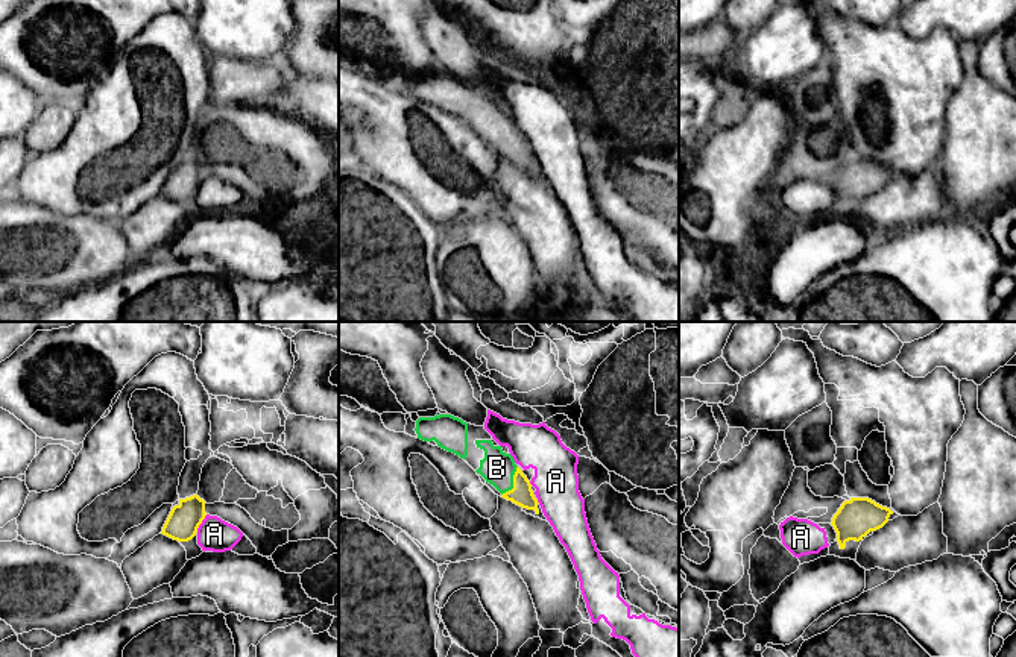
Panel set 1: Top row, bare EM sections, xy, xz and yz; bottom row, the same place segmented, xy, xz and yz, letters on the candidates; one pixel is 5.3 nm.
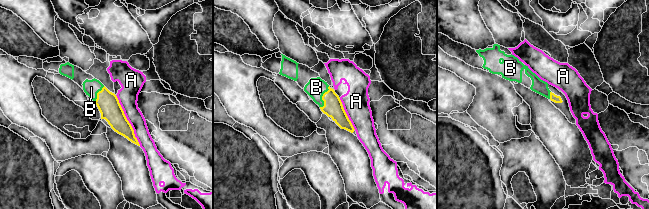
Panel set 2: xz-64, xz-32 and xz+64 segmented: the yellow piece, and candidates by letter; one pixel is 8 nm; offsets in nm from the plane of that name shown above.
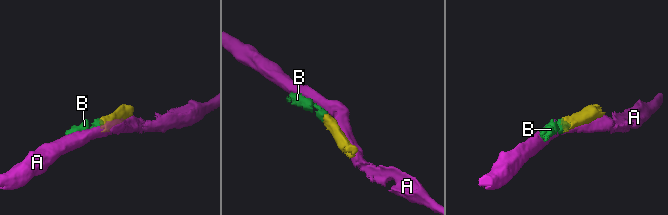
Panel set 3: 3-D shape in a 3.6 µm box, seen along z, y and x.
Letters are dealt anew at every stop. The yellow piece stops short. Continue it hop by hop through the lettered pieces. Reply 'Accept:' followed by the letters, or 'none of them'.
Accept: B

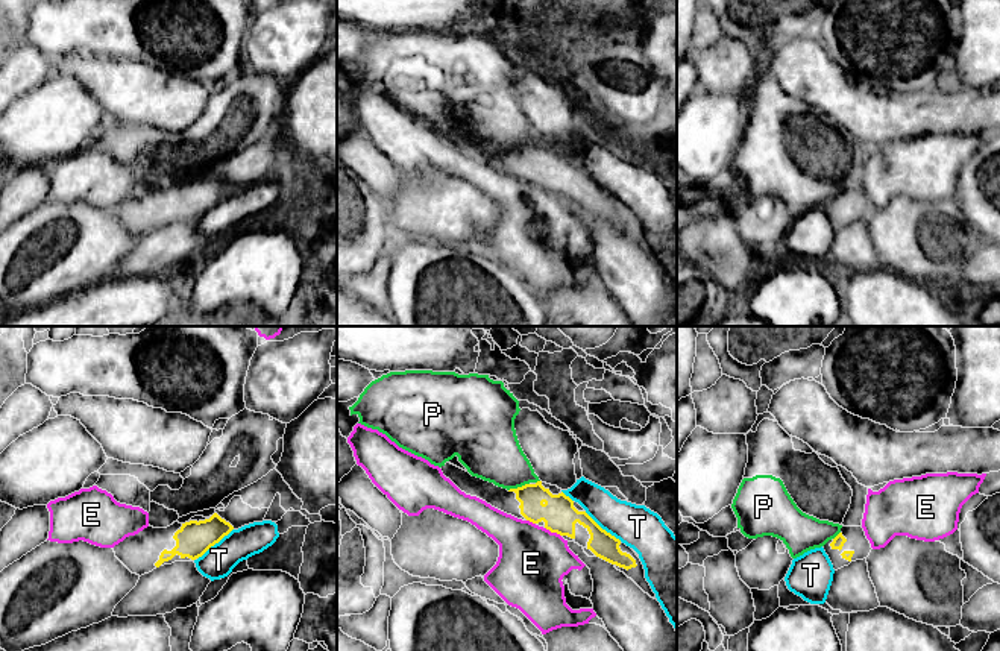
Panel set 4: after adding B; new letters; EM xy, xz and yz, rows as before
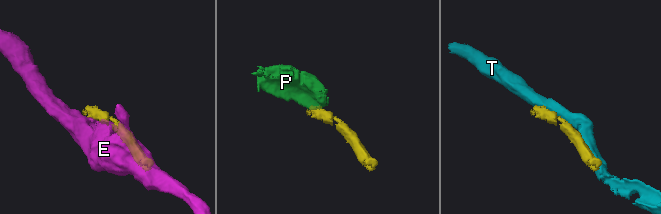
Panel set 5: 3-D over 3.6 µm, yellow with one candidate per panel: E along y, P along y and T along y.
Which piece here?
Accept: none of them

